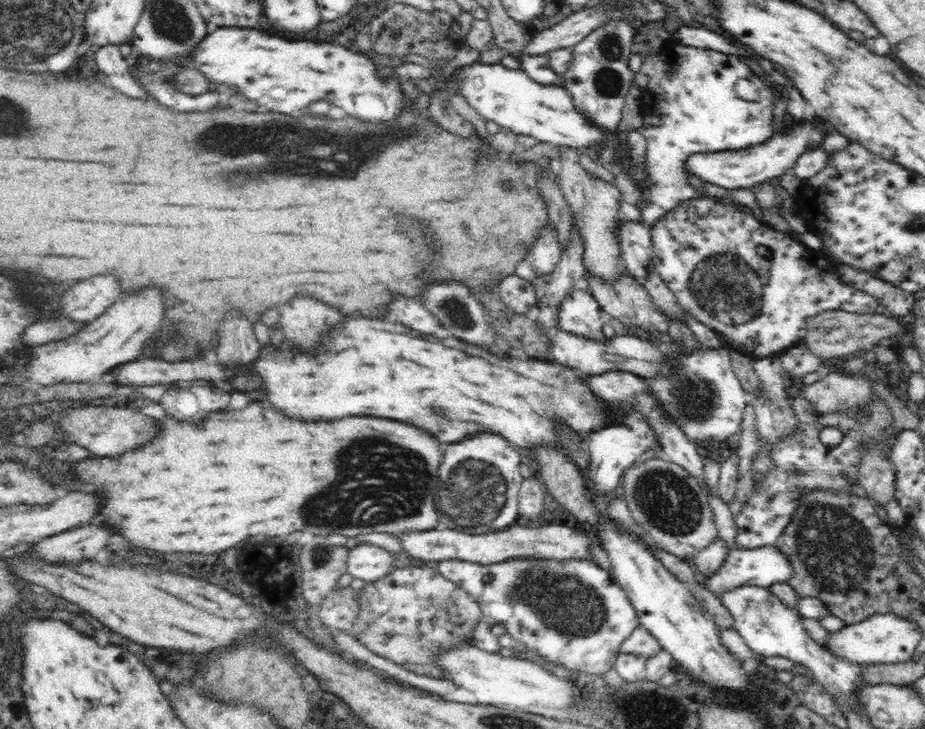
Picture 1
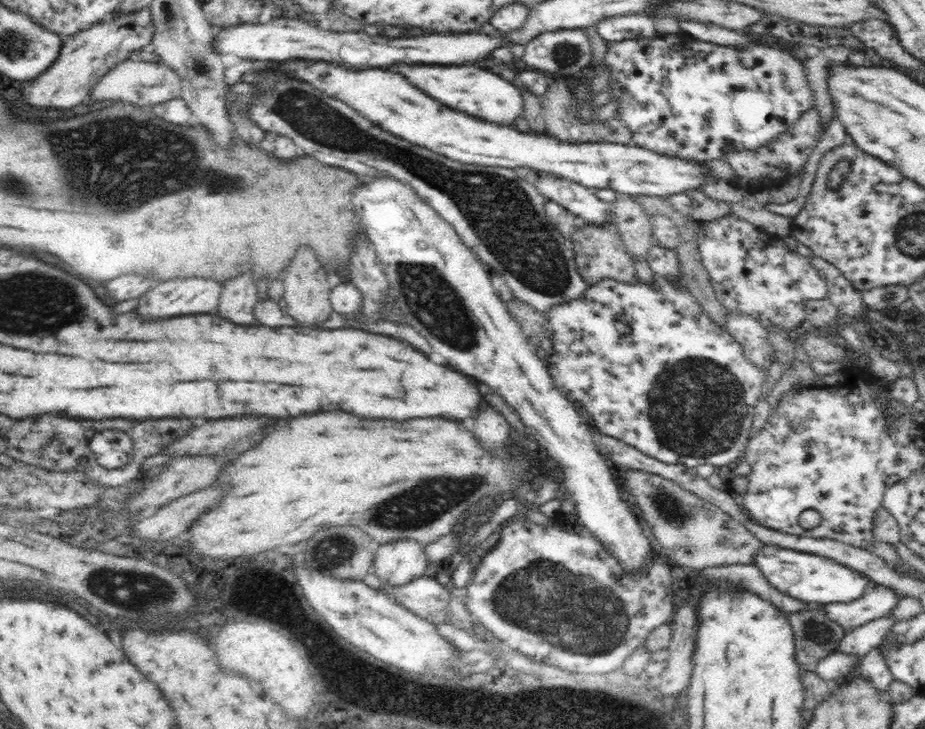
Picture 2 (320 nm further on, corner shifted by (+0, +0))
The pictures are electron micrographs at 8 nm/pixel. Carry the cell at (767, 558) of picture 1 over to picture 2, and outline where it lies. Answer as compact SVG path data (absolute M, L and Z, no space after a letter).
M771 544L760 546L760 552L754 556L753 564L781 593L809 604L852 602L862 598L867 590L873 589L872 580L867 575L838 564L832 559L790 548L778 548Z

